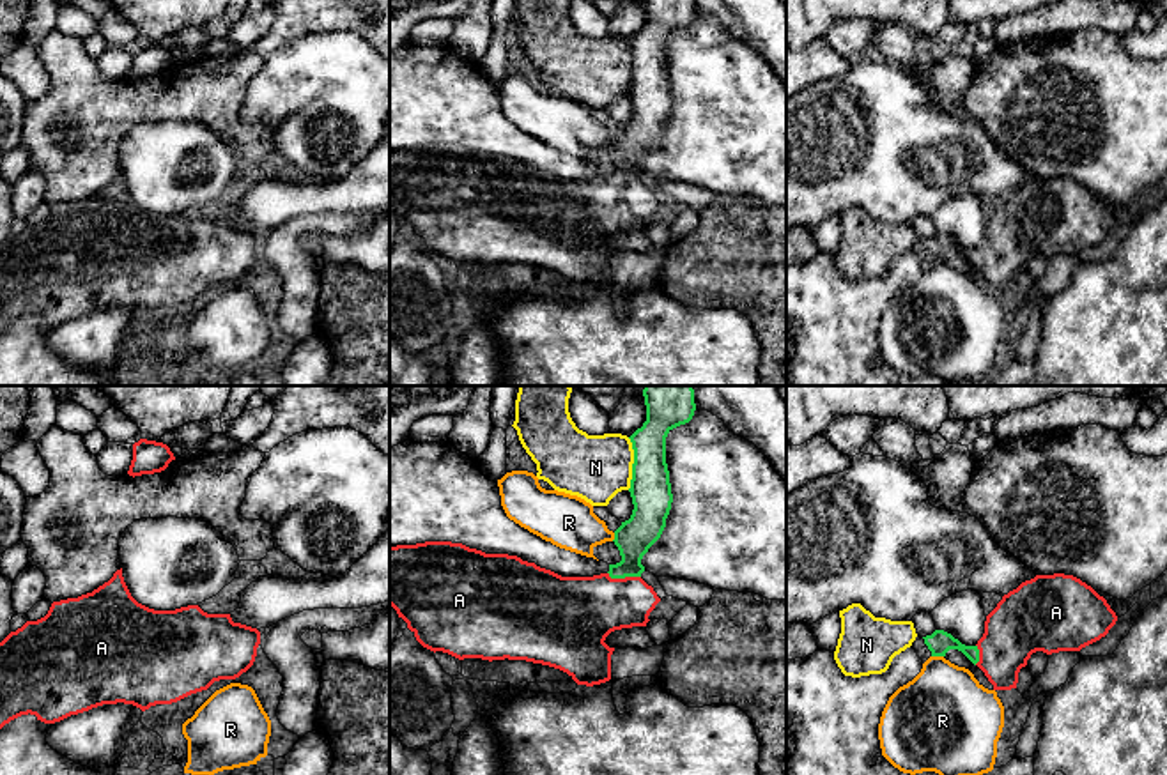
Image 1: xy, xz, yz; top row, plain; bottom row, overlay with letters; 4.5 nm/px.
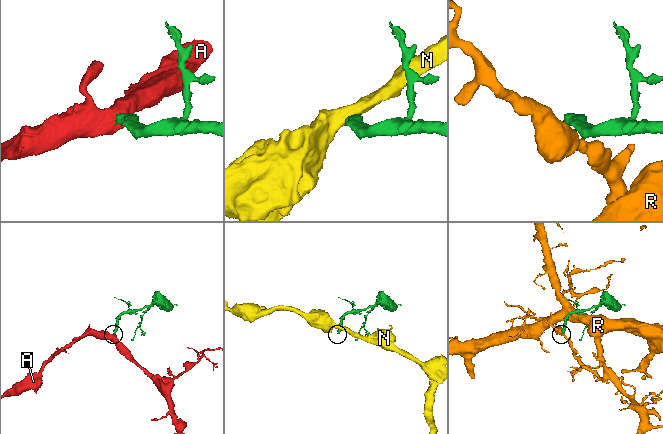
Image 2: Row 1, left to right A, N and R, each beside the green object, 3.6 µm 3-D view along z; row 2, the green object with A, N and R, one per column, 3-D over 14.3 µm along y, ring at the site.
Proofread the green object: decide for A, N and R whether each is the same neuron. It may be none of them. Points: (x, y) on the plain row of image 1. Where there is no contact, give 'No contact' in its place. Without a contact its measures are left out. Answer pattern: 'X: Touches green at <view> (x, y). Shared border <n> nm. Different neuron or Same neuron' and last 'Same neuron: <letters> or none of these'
A: Touches green at xz (624, 181). Shared border 150 nm. Same neuron
N: Touches green at xz (633, 68). Shared border 240 nm. Different neuron
R: Touches green at yz (937, 259). Shared border 60 nm. Different neuron
Same neuron: A

